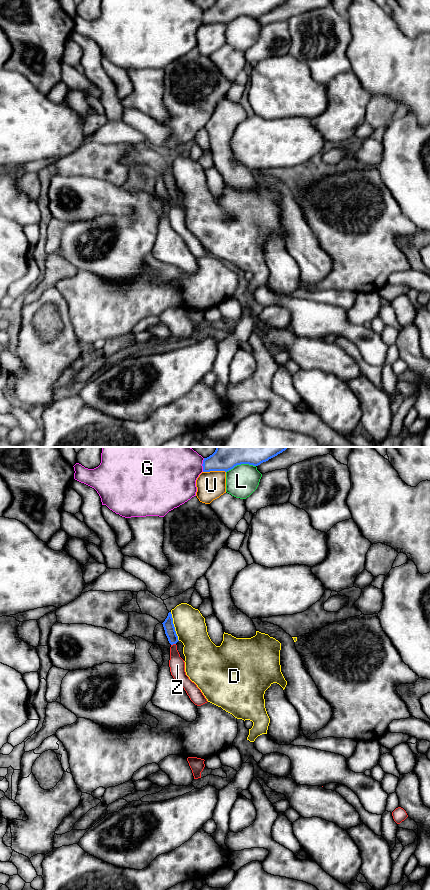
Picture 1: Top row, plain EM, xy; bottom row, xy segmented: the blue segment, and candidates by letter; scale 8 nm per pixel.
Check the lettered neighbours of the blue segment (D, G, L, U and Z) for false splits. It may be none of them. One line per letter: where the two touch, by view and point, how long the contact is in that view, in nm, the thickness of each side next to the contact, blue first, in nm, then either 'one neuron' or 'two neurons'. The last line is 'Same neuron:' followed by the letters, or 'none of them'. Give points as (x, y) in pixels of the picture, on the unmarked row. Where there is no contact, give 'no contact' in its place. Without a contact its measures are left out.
D: contact xy (173, 178); length 240 nm; calibres 90 and 240 nm; two neurons
G: contact xy (202, 17); length 110 nm; calibres 190 and 400 nm; two neurons
L: contact xy (240, 16); length 240 nm; calibres 190 and 260 nm; two neurons
U: contact xy (214, 22); length 180 nm; calibres 190 and 220 nm; two neurons
Z: contact xy (173, 195); length 40 nm; calibres 90 and 130 nm; one neuron
Same neuron: Z

